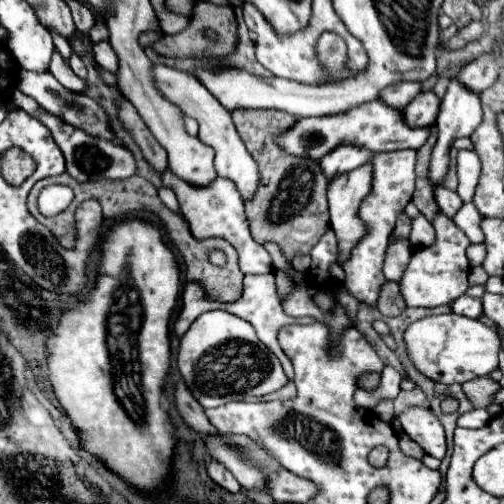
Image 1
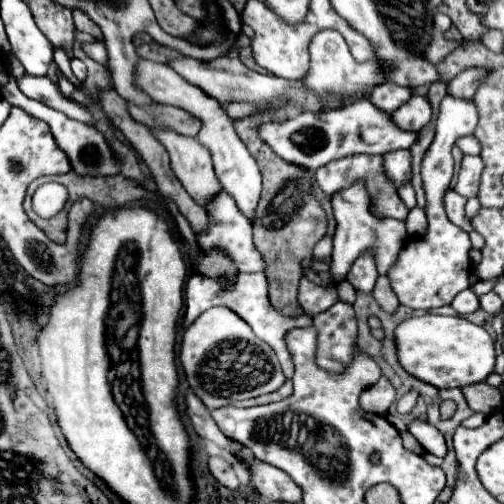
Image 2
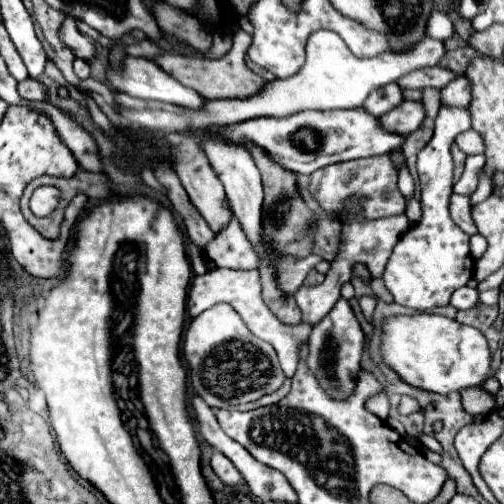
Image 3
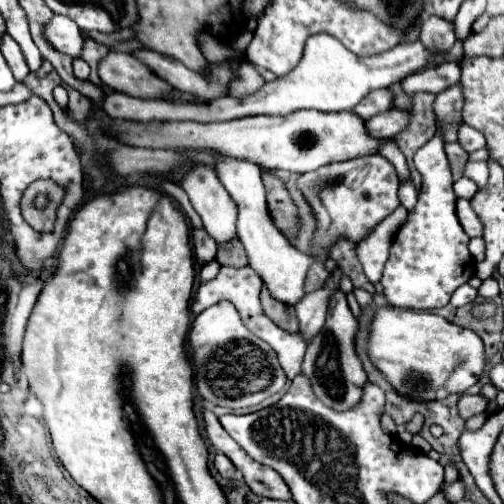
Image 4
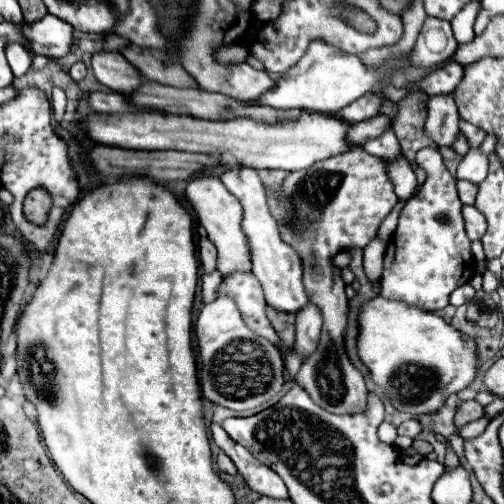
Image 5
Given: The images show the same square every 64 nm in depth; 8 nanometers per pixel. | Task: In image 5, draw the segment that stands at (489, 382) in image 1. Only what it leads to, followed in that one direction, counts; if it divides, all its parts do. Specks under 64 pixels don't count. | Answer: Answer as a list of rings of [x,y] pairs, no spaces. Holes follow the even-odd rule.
[[[466,400],[456,412],[456,426],[462,428],[466,422],[472,422],[480,416],[484,416],[484,406],[480,406],[478,400]]]

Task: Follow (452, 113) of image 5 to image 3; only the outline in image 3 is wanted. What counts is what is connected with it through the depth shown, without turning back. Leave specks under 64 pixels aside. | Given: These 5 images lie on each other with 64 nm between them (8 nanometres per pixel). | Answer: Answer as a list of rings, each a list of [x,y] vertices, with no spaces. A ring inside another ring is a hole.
[[[466,74],[454,78],[444,90],[442,90],[442,104],[446,106],[468,106],[470,104],[470,86],[472,82],[468,80]]]

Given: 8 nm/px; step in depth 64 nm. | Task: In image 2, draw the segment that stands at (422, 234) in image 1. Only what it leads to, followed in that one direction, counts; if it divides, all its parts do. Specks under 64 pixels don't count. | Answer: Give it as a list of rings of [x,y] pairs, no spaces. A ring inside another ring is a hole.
[[[414,208],[410,210],[408,214],[408,220],[406,220],[406,228],[408,228],[408,234],[410,236],[422,236],[426,232],[426,212],[420,210],[420,208]]]

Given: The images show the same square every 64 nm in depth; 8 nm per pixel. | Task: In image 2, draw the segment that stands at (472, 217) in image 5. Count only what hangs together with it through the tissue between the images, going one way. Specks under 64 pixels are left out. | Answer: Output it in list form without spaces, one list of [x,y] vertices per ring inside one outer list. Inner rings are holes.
[[[448,190],[444,194],[444,208],[446,208],[446,214],[450,218],[450,222],[454,222],[456,226],[464,228],[466,232],[472,230],[472,226],[468,224],[468,220],[464,218],[464,204],[466,204],[466,198],[456,194],[454,190]]]

